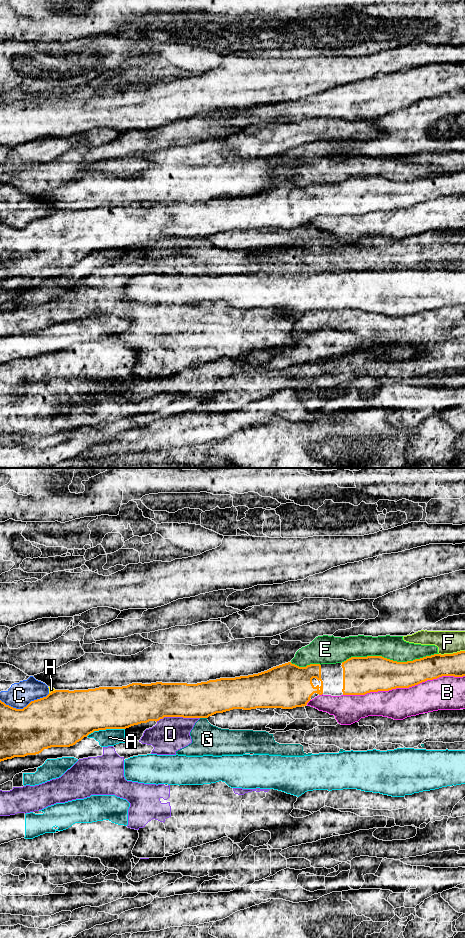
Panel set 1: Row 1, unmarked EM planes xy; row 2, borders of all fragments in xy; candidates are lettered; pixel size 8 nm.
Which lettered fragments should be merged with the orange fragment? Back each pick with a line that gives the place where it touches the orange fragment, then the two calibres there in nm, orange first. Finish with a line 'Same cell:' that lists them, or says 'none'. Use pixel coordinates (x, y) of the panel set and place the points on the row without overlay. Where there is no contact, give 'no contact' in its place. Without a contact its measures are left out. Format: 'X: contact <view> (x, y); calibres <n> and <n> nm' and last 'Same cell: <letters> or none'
Same cell: none

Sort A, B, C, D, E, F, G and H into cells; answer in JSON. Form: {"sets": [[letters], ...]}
{"sets": [["A"], ["B"], ["C", "H"], ["D"], ["E"], ["F"], ["G"]]}

